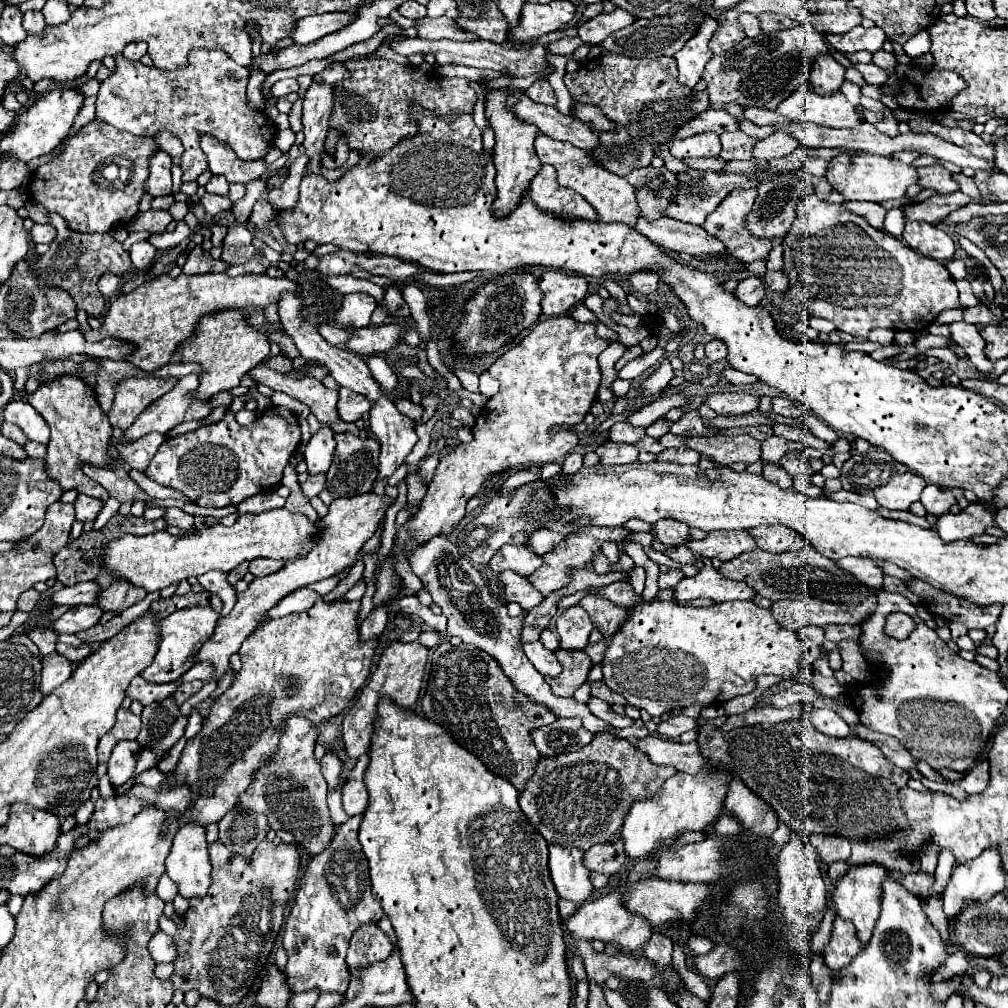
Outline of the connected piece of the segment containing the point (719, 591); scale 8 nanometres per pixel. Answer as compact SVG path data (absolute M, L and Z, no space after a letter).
M699 556L705 563L704 569L696 577L684 577L674 587L674 601L688 603L698 597L720 601L734 601L734 599L752 599L756 593L742 581L730 581L720 575L712 567L710 559Z

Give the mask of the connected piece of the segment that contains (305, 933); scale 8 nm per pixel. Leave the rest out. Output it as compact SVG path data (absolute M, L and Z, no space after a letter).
M362 815L342 823L330 847L304 865L282 939L288 953L286 979L294 993L306 993L312 989L318 993L344 993L350 982L345 962L350 937L358 927L376 923L384 917L382 907L372 897L368 861L358 843L360 819Z

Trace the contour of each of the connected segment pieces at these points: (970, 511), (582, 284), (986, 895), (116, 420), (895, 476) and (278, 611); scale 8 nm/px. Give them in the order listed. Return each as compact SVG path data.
M968 505L958 515L944 513L936 519L936 533L946 539L970 539L974 535L982 535L986 527L994 525L992 513L986 505Z
M546 271L542 275L542 279L540 279L540 289L544 293L542 313L548 315L548 317L558 317L558 315L568 313L574 305L578 305L586 297L588 283L586 283L586 279L582 275L570 275L570 273L564 273L564 271Z
M984 851L978 859L958 865L944 889L944 915L948 919L948 923L954 923L956 917L972 903L980 903L984 905L992 895L1000 893L1006 885L1006 875L1002 875L1002 863L1000 863L1000 855L998 851Z
M142 377L122 379L120 383L116 383L114 403L108 413L112 427L120 427L122 431L126 431L148 405L152 405L156 399L168 393L176 383L176 377Z
M882 451L882 457L880 457L880 453L876 453L876 457L860 455L860 453L852 455L842 467L840 481L846 491L854 491L860 495L874 495L882 507L902 509L902 511L906 511L914 501L918 501L922 489L928 485L926 479L922 479L914 471L906 469L904 465L898 465L886 451Z
M308 587L292 591L276 607L272 607L268 611L268 617L282 617L282 615L288 615L292 611L304 611L304 609L308 609L308 607L314 605L316 597L318 597L318 593L312 591L312 589L308 589Z

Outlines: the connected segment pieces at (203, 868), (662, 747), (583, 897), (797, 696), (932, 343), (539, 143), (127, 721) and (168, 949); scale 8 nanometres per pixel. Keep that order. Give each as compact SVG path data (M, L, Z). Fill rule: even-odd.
M196 821L180 825L166 859L168 877L178 885L180 895L190 899L206 895L206 889L210 887L210 871L204 827Z
M650 735L636 745L640 751L646 751L652 763L672 765L682 773L698 775L702 769L708 769L708 759L702 757L698 743L678 743Z
M550 845L548 851L550 851L548 855L550 879L556 887L558 897L568 899L576 905L588 901L590 895L594 893L594 887L590 883L590 871L582 867L584 851L562 845Z
M794 683L792 687L776 693L772 697L774 707L790 707L796 703L812 703L818 699L818 691L814 691L810 685L804 683Z
M926 333L926 335L916 339L916 347L926 351L926 349L932 349L932 347L952 347L952 345L950 345L950 341L946 337L938 337L938 335Z
M542 133L536 137L534 145L536 145L538 159L542 163L554 165L558 183L564 185L564 187L572 187L574 191L578 191L596 209L600 221L604 221L604 223L622 221L622 223L634 227L634 219L640 215L640 211L638 211L638 201L636 201L634 187L624 177L614 175L608 169L600 167L586 151L576 149L574 145L564 143L564 141L554 141L554 139L550 139L550 137L542 135Z
M120 709L114 727L106 735L100 737L100 743L98 743L98 763L106 763L108 761L110 753L112 753L112 747L118 741L122 741L122 739L136 739L138 727L140 727L140 719L130 709Z
M158 931L150 939L150 953L152 953L152 959L156 963L172 963L174 955L176 955L176 947L174 947L172 937L168 937L166 933Z

